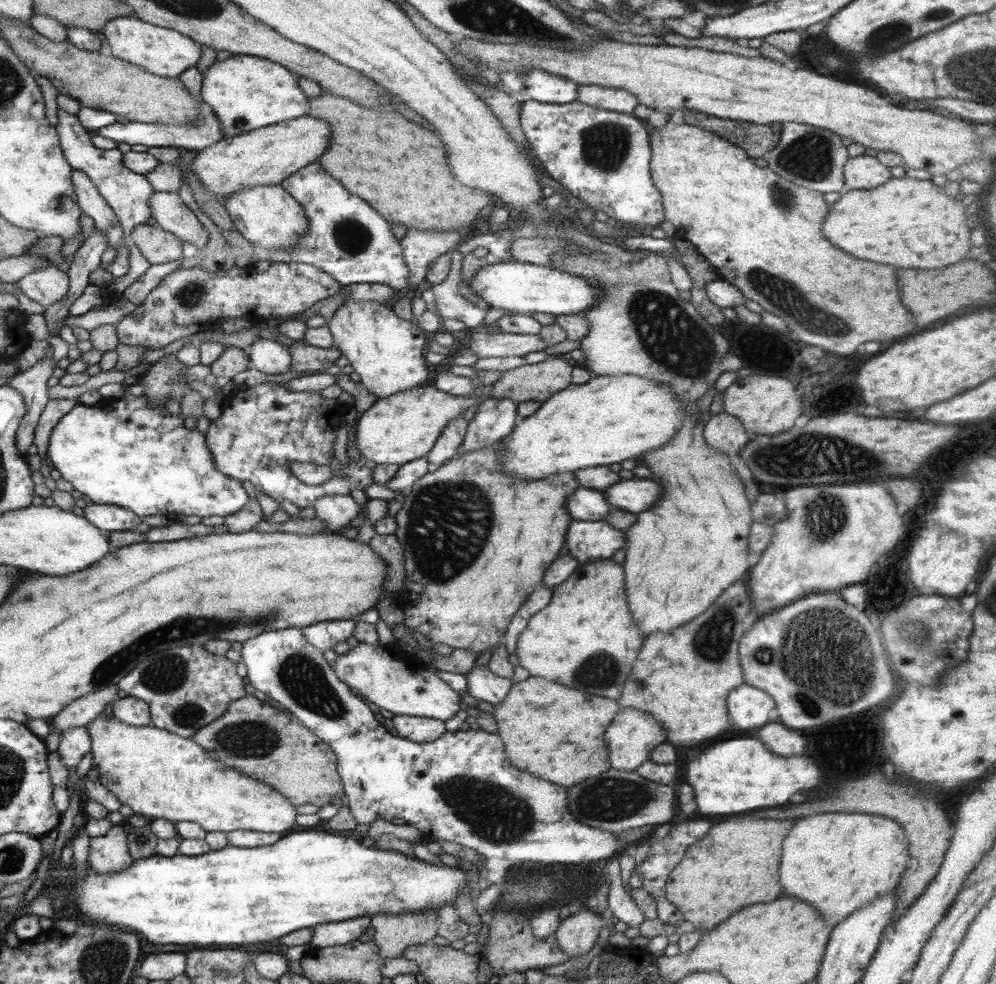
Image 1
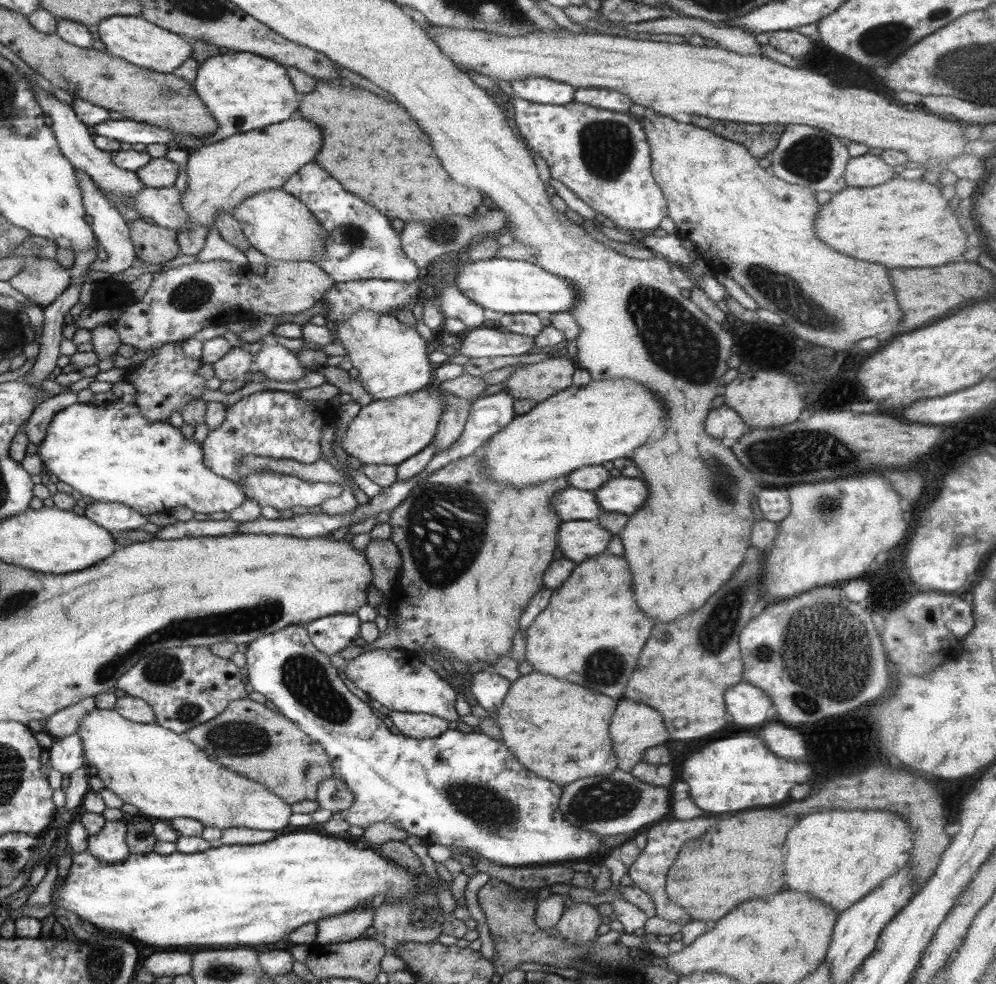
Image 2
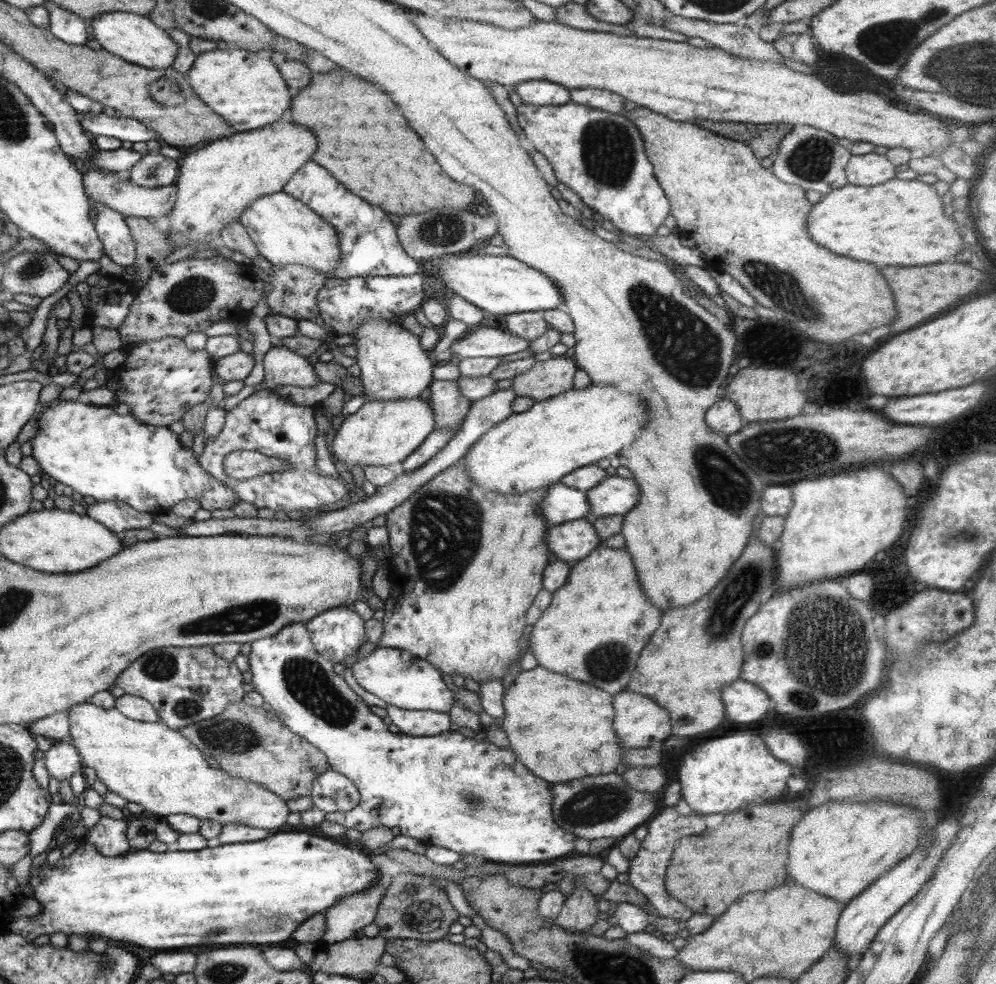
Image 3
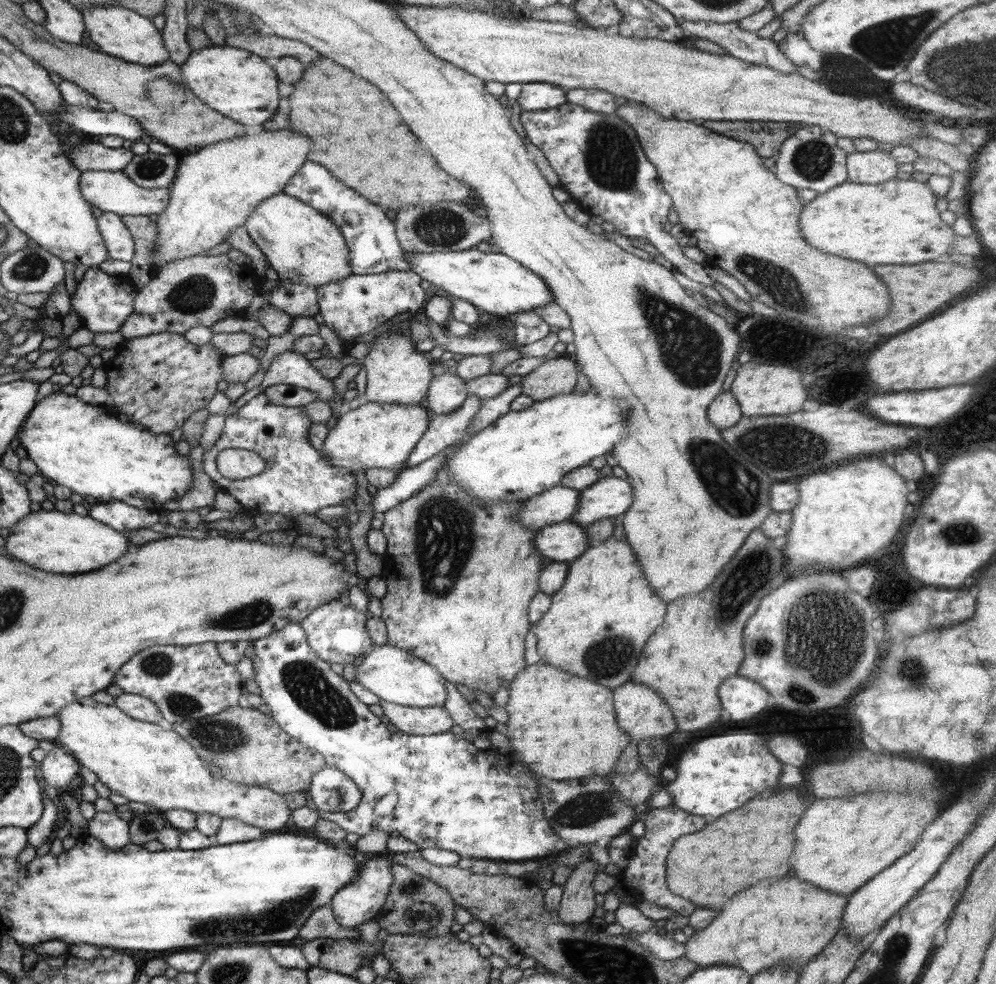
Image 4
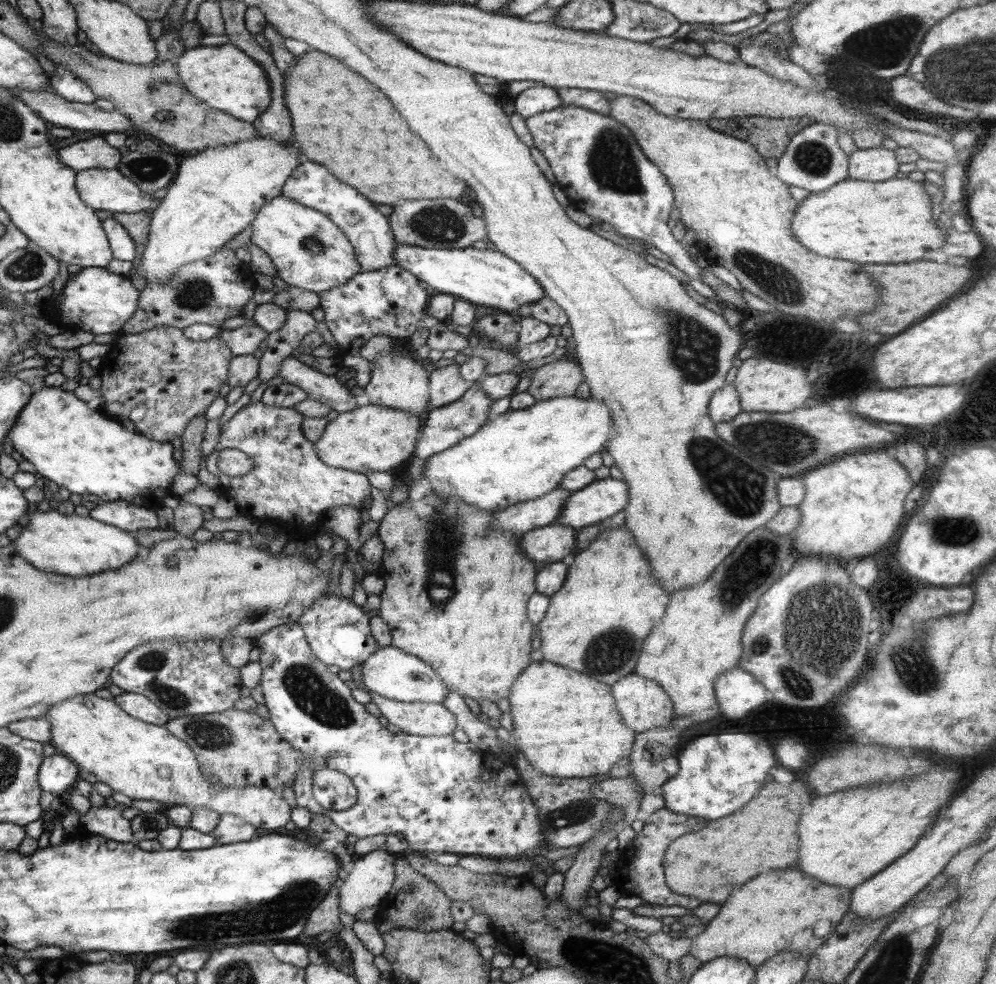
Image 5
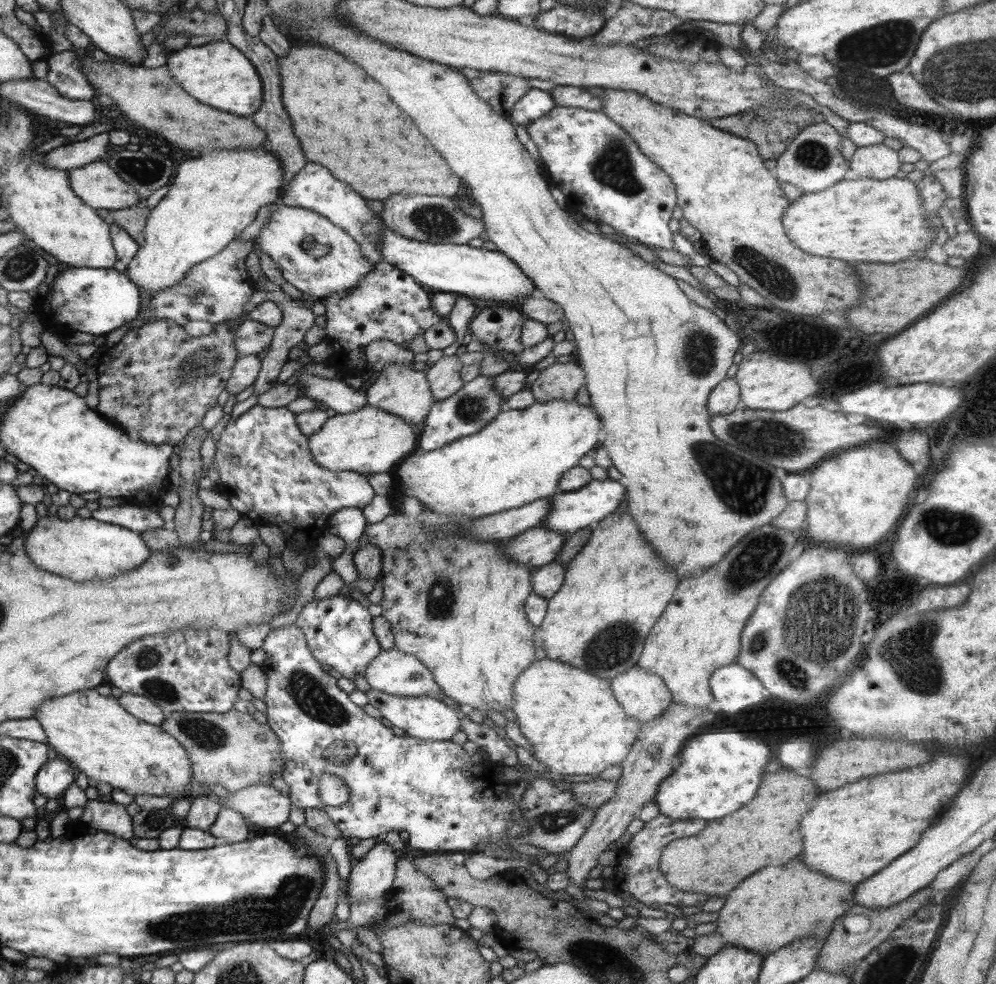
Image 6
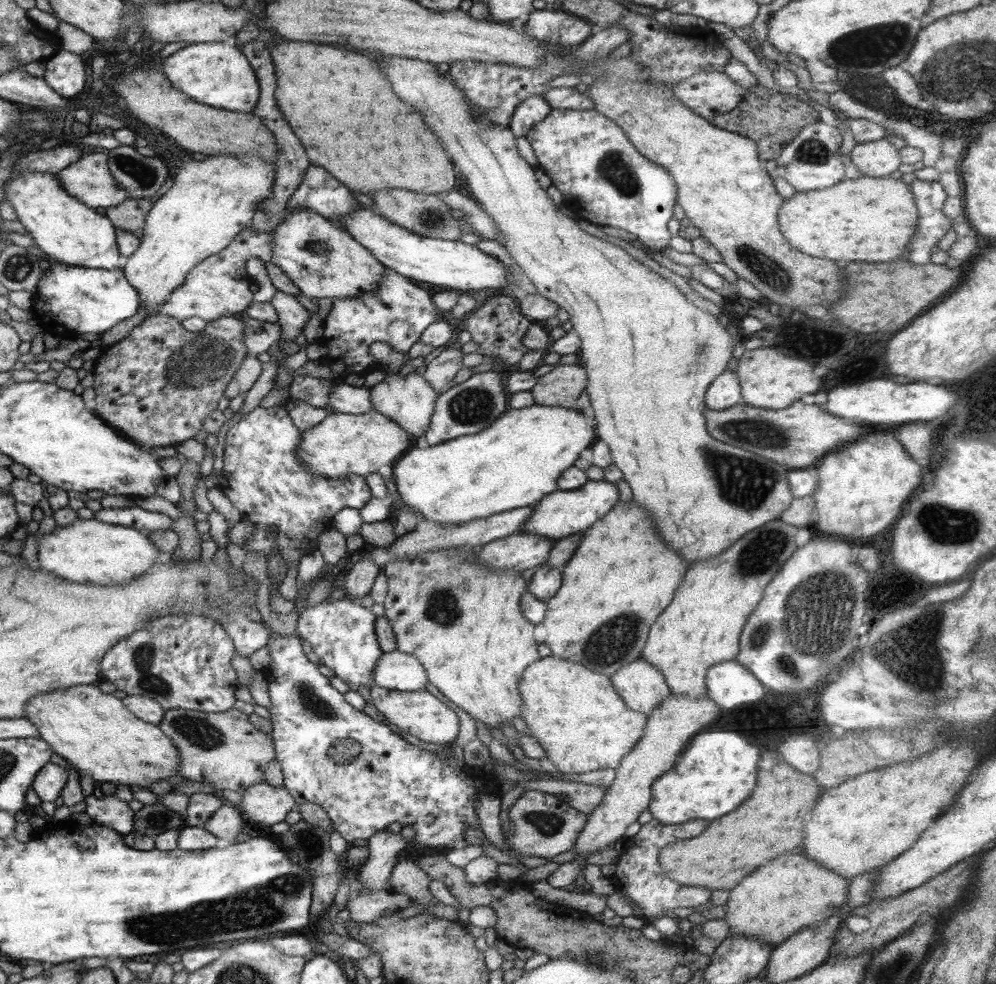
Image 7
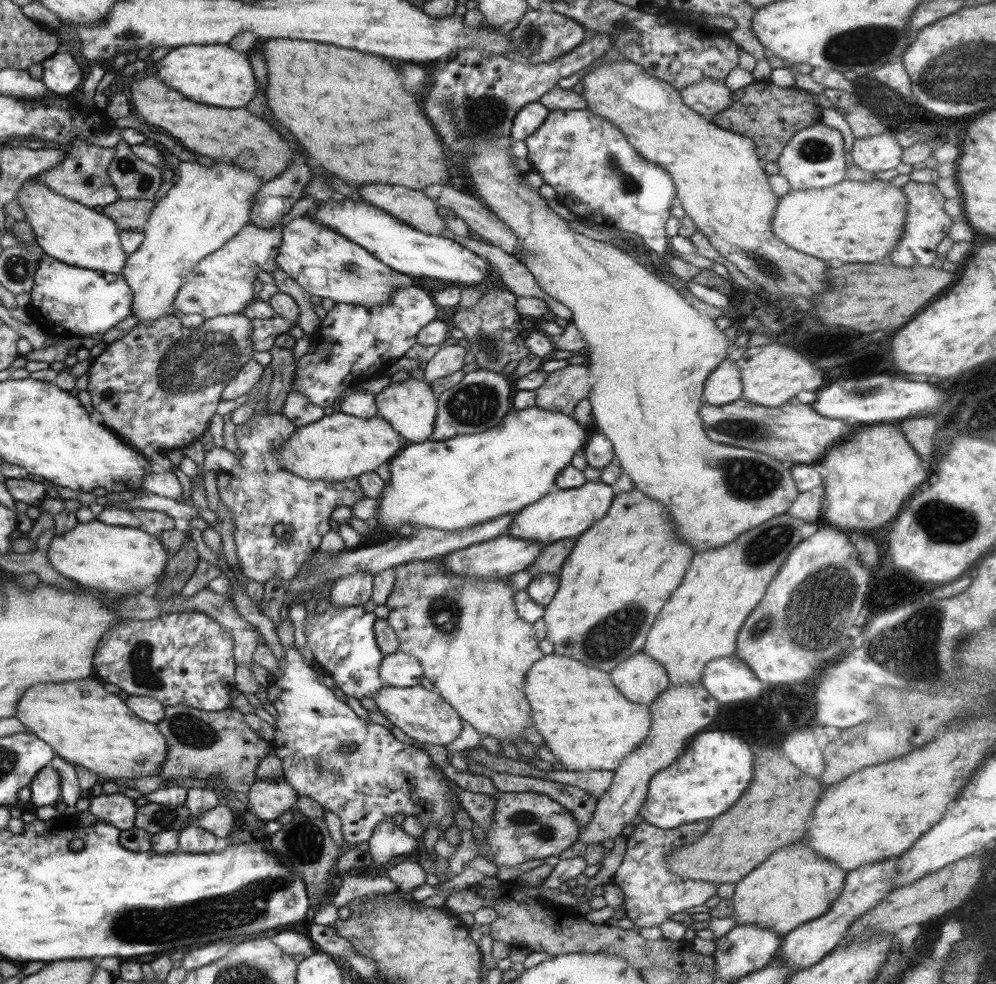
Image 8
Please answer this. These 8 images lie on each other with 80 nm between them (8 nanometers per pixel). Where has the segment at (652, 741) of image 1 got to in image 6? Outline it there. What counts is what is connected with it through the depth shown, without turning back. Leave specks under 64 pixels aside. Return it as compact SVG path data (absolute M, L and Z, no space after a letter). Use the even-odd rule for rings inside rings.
M632 666L612 680L612 690L622 708L640 724L652 722L669 709L673 696L657 674Z

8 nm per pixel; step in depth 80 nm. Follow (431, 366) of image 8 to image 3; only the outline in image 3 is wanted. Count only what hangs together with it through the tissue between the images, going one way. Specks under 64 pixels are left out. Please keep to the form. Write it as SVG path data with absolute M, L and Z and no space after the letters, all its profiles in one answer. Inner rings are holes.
M434 379L430 383L429 403L433 410L434 427L453 431L460 428L472 401L461 393L456 381Z

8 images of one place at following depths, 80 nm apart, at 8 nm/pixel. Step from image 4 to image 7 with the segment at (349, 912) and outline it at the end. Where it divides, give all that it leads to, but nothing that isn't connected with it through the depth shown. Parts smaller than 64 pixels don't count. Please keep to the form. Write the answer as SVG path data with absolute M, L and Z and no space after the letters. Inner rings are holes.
M387 830L373 834L368 840L369 857L362 863L358 882L365 892L386 888L388 877L398 862L396 856L408 848L400 833Z

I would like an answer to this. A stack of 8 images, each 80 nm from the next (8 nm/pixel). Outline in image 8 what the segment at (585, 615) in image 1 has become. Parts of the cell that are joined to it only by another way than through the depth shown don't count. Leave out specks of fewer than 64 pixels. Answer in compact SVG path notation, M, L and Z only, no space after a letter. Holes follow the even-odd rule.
M636 488L617 490L606 516L577 537L560 570L559 590L544 609L542 620L547 626L546 638L554 643L556 653L608 672L643 650L652 622L670 594L680 586L694 550L676 536L672 516L664 506Z

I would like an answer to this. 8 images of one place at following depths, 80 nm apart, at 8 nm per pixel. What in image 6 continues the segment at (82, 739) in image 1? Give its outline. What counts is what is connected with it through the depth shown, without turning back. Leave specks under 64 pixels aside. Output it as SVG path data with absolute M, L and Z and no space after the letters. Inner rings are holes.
M62 757L50 759L37 773L37 789L48 799L60 797L74 783L75 767Z

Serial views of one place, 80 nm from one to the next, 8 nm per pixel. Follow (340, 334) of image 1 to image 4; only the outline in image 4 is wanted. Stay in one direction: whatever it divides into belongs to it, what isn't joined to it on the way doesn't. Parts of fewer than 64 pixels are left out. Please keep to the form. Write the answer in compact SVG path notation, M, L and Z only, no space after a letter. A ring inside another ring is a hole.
M390 329L376 337L368 351L368 356L362 358L367 372L365 394L369 402L380 404L399 404L400 406L414 406L422 404L426 398L434 361L429 354L417 351L408 332Z

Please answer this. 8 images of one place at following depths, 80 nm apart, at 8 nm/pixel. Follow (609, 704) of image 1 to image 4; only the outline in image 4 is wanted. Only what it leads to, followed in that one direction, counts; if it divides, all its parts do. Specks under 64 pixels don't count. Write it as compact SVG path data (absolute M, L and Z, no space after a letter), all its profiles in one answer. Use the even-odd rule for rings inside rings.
M542 661L521 670L509 684L509 699L505 709L509 714L507 737L513 752L522 756L532 772L546 778L563 781L614 774L616 762L632 741L631 736L616 722L612 690Z

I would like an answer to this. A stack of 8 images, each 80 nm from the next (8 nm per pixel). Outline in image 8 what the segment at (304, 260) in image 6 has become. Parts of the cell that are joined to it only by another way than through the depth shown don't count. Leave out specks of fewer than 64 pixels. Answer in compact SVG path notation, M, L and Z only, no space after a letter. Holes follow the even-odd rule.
M309 215L296 217L285 225L276 262L311 295L366 308L386 304L395 288L414 284L412 277L408 278L406 274L390 268L369 250L314 222Z

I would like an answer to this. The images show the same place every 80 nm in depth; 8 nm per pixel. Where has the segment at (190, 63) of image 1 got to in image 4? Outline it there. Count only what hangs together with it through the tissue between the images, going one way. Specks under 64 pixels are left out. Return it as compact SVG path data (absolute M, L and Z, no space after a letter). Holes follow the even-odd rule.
M90 6L81 12L87 32L87 42L98 45L100 52L114 55L126 62L144 66L161 65L169 60L166 42L151 18L122 6Z

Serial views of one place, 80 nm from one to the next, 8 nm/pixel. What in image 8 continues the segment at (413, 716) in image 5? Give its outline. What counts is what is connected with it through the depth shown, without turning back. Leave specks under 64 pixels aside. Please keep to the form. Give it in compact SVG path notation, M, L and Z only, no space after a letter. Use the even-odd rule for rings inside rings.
M421 684L404 688L385 685L374 695L373 699L379 711L394 726L418 742L446 747L462 732L462 718L458 711L452 708L436 690L428 690Z

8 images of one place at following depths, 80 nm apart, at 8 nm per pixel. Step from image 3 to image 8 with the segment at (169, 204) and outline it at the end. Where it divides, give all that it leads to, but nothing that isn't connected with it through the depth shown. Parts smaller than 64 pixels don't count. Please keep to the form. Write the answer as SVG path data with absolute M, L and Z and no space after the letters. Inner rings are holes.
M77 141L66 149L63 159L52 168L37 174L33 180L39 180L42 184L50 187L56 194L73 199L85 204L87 207L108 206L120 199L116 187L109 178L109 163L115 157L115 147L106 148L91 145L90 142Z

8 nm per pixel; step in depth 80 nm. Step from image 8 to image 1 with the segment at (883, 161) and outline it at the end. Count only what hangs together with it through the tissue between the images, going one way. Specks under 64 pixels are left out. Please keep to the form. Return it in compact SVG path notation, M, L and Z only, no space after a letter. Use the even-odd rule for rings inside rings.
M875 156L849 158L844 165L845 183L850 189L856 190L876 188L892 178L890 170L889 166L882 164Z

